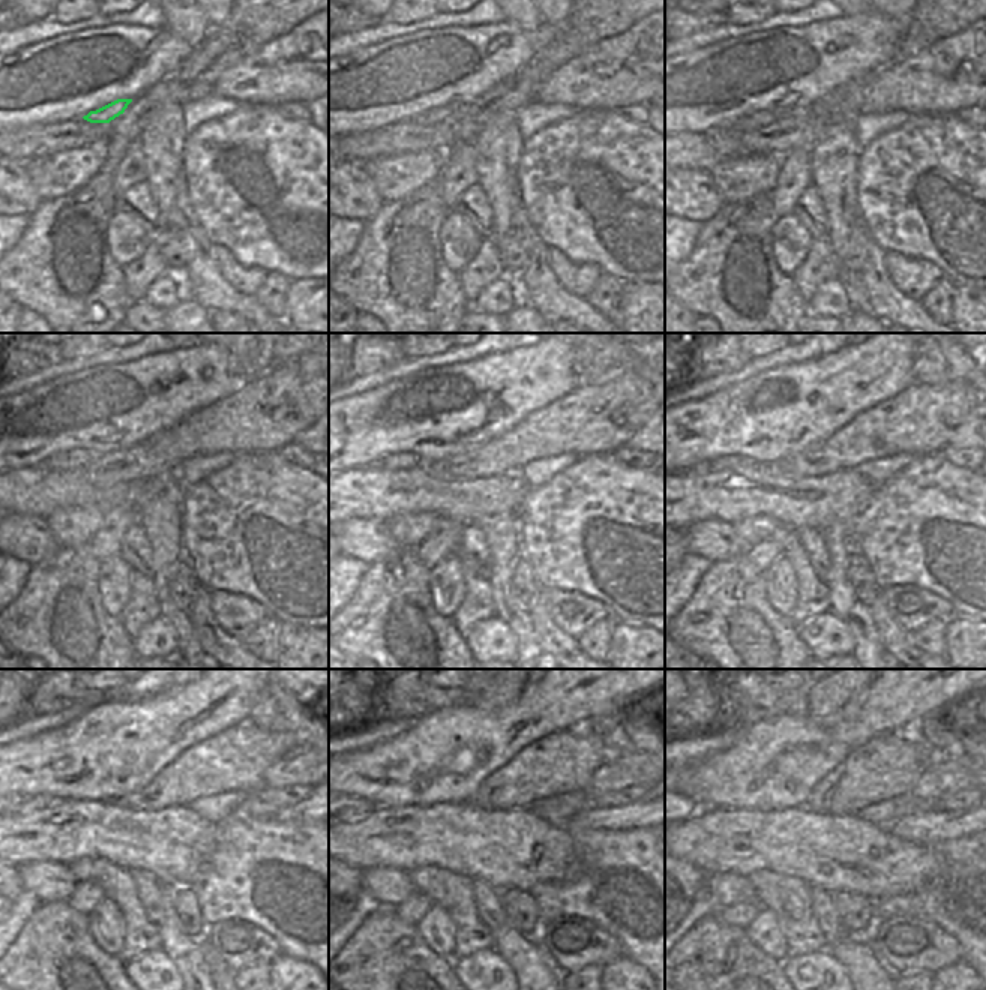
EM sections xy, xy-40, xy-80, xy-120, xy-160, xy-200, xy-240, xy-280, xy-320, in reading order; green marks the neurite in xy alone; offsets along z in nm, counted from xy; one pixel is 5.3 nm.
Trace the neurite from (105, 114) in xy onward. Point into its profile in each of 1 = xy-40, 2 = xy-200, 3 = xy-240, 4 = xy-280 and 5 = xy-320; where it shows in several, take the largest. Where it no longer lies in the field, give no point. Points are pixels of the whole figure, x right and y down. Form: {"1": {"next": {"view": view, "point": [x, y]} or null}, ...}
{"1": {"next": {"view": "xy-40", "point": [434, 116]}}, "2": {"next": {"view": "xy-200", "point": [722, 462]}}, "3": {"next": {"view": "xy-240", "point": [23, 803]}}, "4": {"next": {"view": "xy-280", "point": [359, 807]}}, "5": {"next": {"view": "xy-320", "point": [695, 806]}}}

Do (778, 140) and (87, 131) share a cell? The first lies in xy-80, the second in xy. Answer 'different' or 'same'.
same

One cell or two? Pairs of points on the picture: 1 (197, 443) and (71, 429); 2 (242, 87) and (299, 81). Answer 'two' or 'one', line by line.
1: two
2: one

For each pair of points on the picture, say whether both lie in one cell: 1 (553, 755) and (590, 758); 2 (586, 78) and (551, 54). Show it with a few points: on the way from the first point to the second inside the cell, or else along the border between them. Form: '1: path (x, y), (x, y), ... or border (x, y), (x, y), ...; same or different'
1: path (562, 758), (581, 758); same
2: border (595, 42), (560, 65), (539, 86); different

